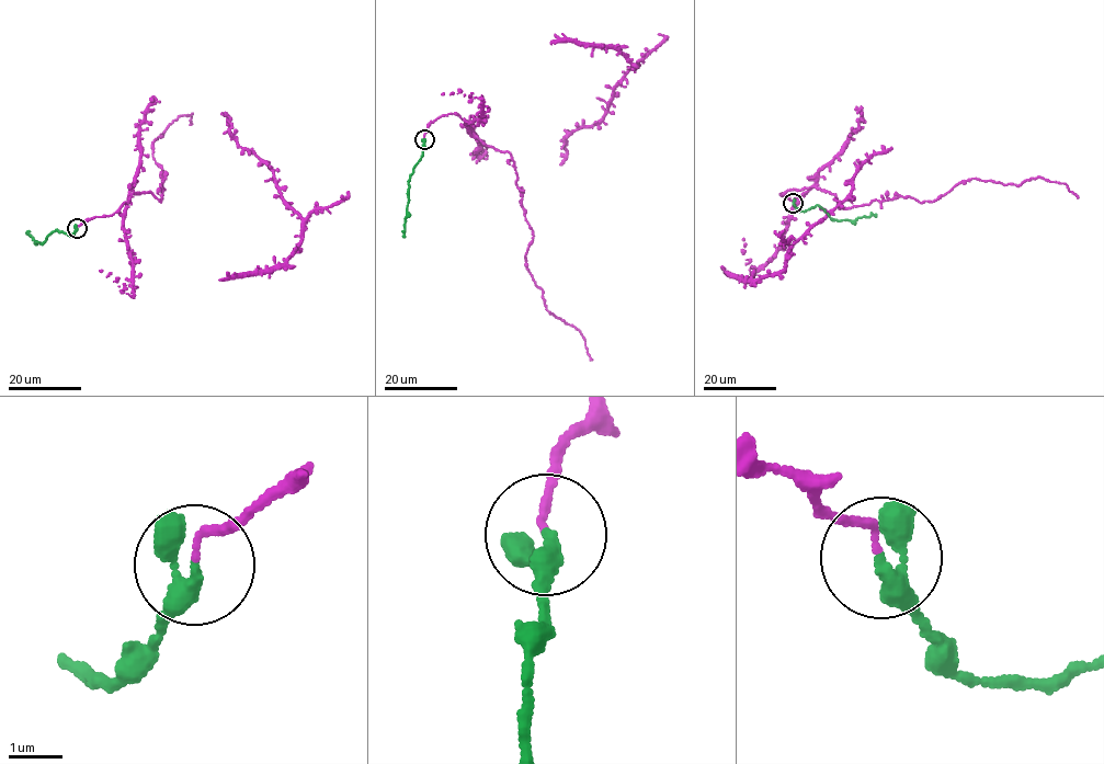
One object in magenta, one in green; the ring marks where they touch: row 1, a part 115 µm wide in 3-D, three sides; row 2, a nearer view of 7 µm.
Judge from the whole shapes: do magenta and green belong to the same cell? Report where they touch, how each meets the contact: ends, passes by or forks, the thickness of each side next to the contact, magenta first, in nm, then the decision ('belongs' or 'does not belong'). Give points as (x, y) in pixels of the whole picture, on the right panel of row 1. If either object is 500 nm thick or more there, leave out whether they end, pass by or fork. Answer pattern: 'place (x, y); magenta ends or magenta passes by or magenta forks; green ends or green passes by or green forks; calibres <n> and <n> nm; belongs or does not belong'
place (793, 203); magenta ends; green passes by; calibres 130 and 240 nm; belongs

